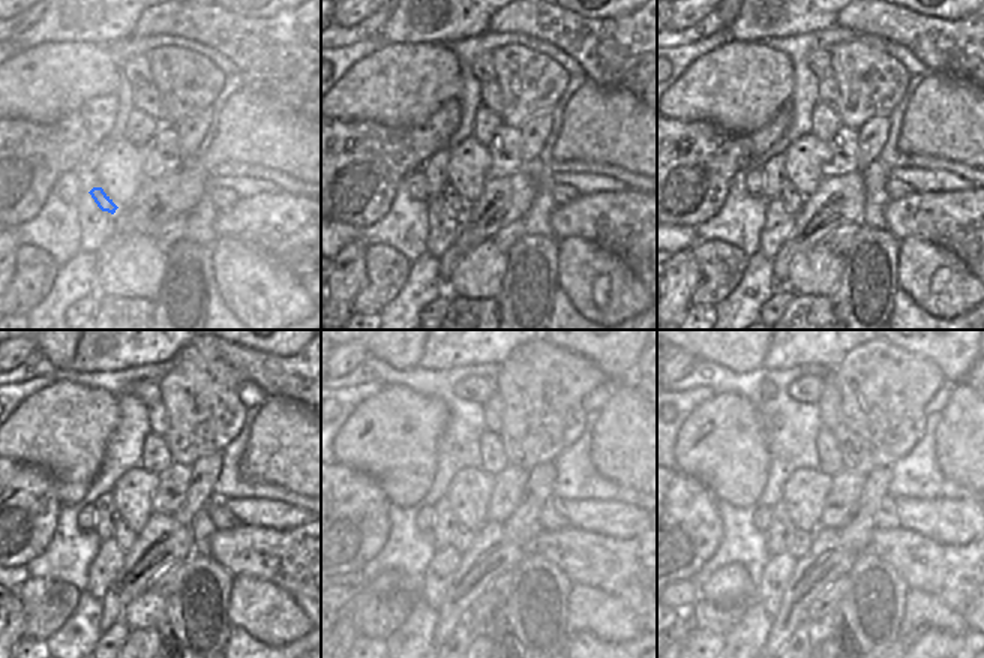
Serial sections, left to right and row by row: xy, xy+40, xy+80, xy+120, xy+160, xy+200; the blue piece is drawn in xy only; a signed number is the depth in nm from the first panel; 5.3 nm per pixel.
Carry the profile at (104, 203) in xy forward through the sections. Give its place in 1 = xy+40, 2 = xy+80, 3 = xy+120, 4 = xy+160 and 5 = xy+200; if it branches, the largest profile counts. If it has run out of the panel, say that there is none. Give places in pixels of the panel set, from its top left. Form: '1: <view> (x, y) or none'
1: xy+40 (450, 197)
2: xy+80 (789, 197)
3: xy+120 (123, 537)
4: xy+160 (464, 538)
5: xy+200 (801, 543)

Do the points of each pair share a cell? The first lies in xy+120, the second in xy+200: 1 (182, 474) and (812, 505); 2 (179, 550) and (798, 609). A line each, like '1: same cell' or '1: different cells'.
1: different cells
2: same cell

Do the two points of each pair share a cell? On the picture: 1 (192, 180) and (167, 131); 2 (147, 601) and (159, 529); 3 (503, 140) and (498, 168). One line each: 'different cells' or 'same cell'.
1: different cells
2: different cells
3: same cell

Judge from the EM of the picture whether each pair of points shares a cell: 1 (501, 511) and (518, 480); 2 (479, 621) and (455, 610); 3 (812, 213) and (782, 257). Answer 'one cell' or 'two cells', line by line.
1: one cell
2: two cells
3: one cell

